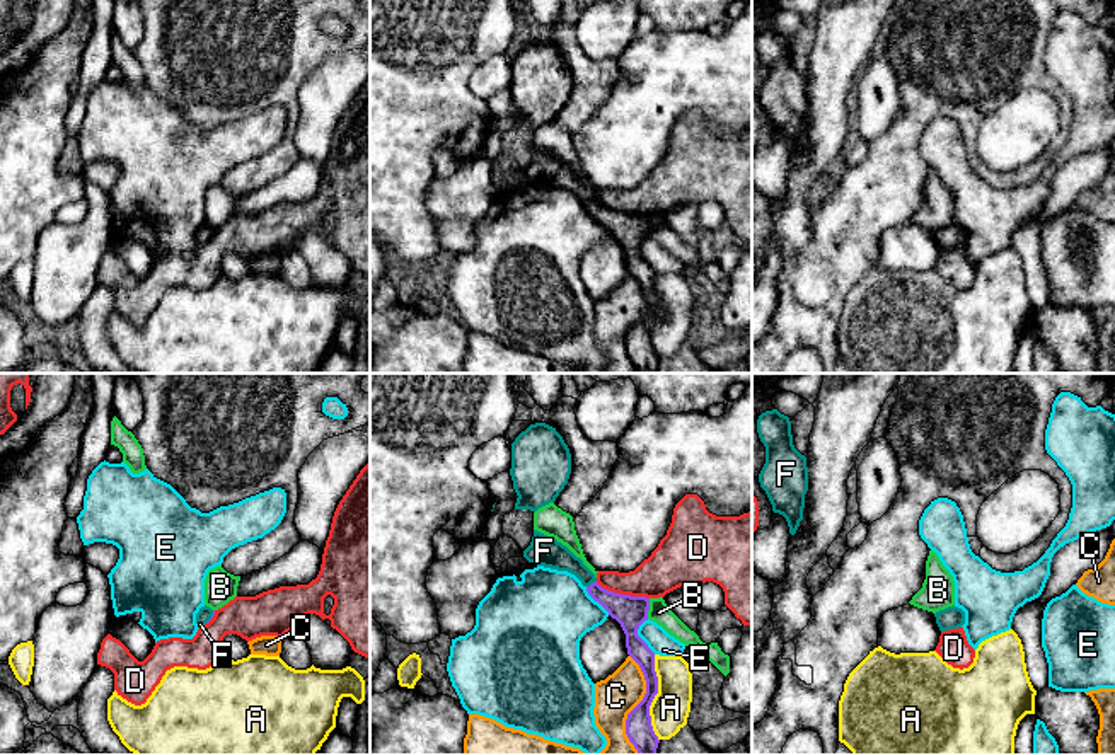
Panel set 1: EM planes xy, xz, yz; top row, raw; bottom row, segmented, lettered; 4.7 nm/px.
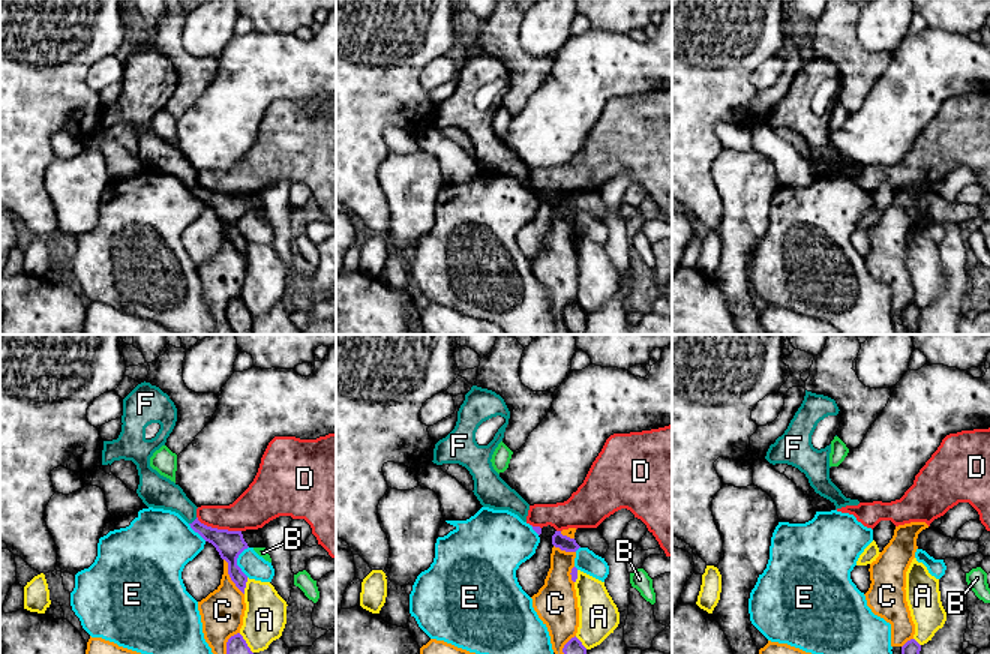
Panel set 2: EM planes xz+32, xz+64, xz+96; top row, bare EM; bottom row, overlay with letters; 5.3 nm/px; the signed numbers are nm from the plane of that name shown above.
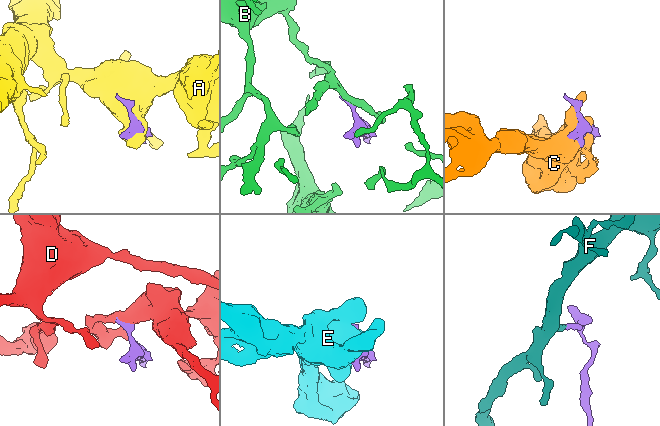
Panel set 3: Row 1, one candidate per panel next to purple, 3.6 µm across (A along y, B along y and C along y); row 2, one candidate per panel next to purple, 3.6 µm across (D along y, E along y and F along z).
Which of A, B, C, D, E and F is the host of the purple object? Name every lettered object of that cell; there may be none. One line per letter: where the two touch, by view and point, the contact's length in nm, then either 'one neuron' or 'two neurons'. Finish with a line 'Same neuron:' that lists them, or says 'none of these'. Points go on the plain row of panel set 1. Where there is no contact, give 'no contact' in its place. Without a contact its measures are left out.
A: xz (653, 316) | 400 nm | two neurons
B: xz (648, 227) | 100 nm | two neurons
C: xz (638, 322) | 480 nm | two neurons
D: xz (623, 213) | 260 nm | two neurons
E: xz (638, 254) | 180 nm | two neurons
F: xz (592, 201) | 60 nm | one neuron
Same neuron: F

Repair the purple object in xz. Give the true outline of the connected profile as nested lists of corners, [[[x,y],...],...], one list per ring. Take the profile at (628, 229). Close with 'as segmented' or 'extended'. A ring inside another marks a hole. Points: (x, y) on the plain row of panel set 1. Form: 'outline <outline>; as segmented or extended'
outline [[[534,148],[530,164],[523,176],[537,184],[568,189],[575,193],[586,206],[588,213],[598,220],[612,237],[615,237],[624,252],[627,273],[639,283],[646,312],[643,319],[627,332],[626,353],[639,373],[656,373],[658,354],[651,344],[650,324],[658,312],[658,295],[655,290],[655,271],[638,254],[639,244],[648,239],[650,216],[631,215],[609,210],[597,201],[595,193],[566,164],[552,155]]]; extended

